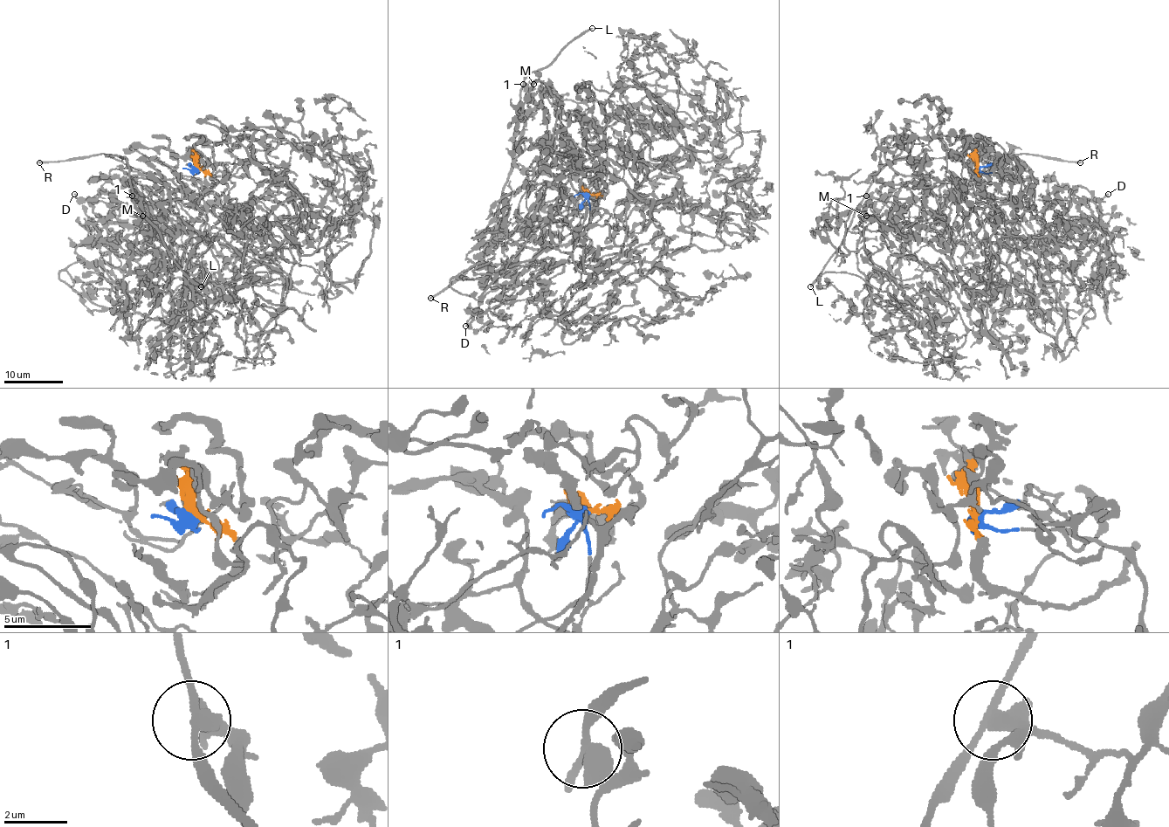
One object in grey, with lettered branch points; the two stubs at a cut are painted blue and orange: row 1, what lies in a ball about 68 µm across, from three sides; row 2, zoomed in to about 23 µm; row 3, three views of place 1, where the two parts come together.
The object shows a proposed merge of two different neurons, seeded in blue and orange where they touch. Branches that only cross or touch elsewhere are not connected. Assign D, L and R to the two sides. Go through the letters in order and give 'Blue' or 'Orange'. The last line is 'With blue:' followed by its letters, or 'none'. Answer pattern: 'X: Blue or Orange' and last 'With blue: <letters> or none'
D: Blue
L: Orange
R: Orange
With blue: D

